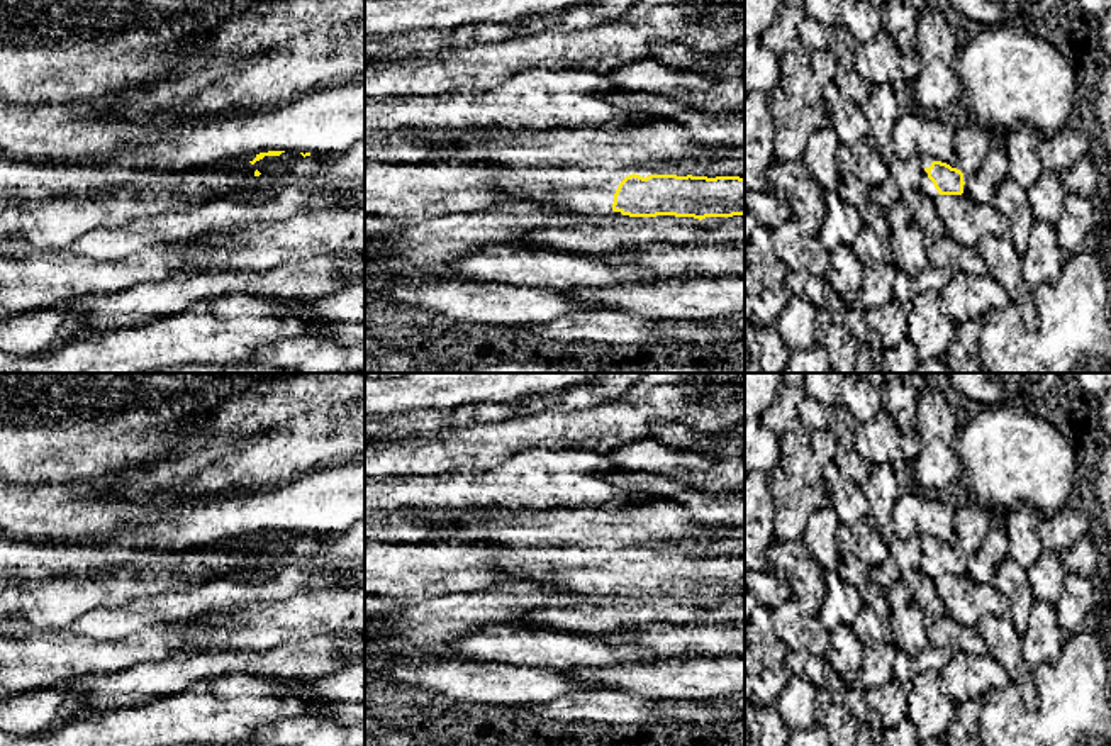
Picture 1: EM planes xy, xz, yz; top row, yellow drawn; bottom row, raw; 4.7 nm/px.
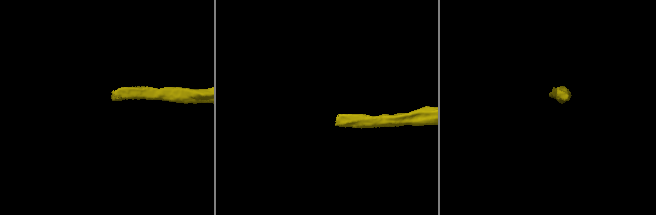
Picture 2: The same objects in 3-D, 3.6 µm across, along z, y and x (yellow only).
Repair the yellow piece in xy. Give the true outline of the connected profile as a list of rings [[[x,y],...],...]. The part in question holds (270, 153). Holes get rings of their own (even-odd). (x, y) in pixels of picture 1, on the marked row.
[[[285,151],[246,154],[214,164],[190,168],[193,173],[126,171],[120,183],[109,190],[103,203],[56,198],[41,203],[10,203],[0,210],[0,259],[29,256],[70,248],[87,232],[100,227],[124,227],[132,220],[181,212],[197,203],[239,192],[273,190],[278,183],[258,170],[253,180],[232,185],[221,178],[241,163],[280,156]]]

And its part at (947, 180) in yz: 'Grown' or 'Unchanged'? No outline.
Grown

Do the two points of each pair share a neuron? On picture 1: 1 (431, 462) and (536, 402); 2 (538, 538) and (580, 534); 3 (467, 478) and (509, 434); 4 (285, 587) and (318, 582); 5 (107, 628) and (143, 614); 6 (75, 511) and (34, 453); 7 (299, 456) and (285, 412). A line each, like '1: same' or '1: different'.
1: different
2: same
3: different
4: same
5: same
6: different
7: same

